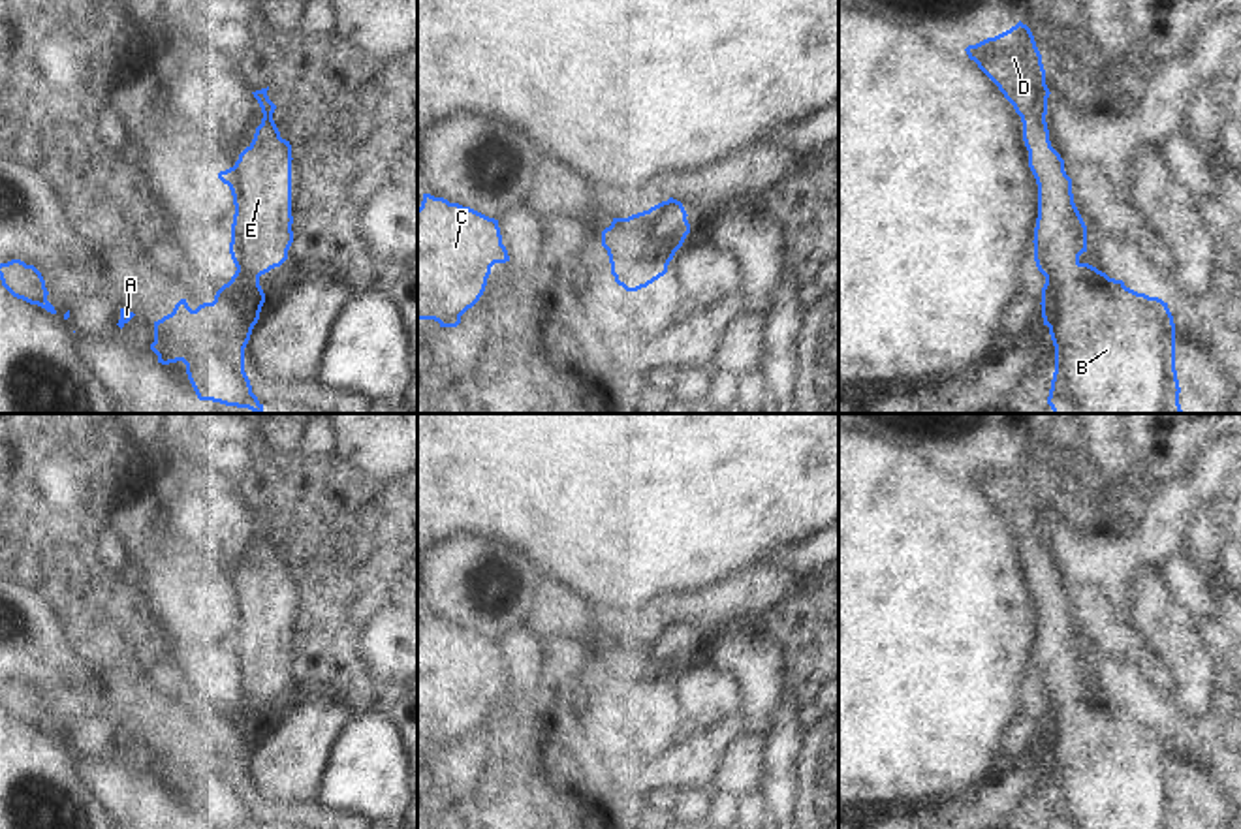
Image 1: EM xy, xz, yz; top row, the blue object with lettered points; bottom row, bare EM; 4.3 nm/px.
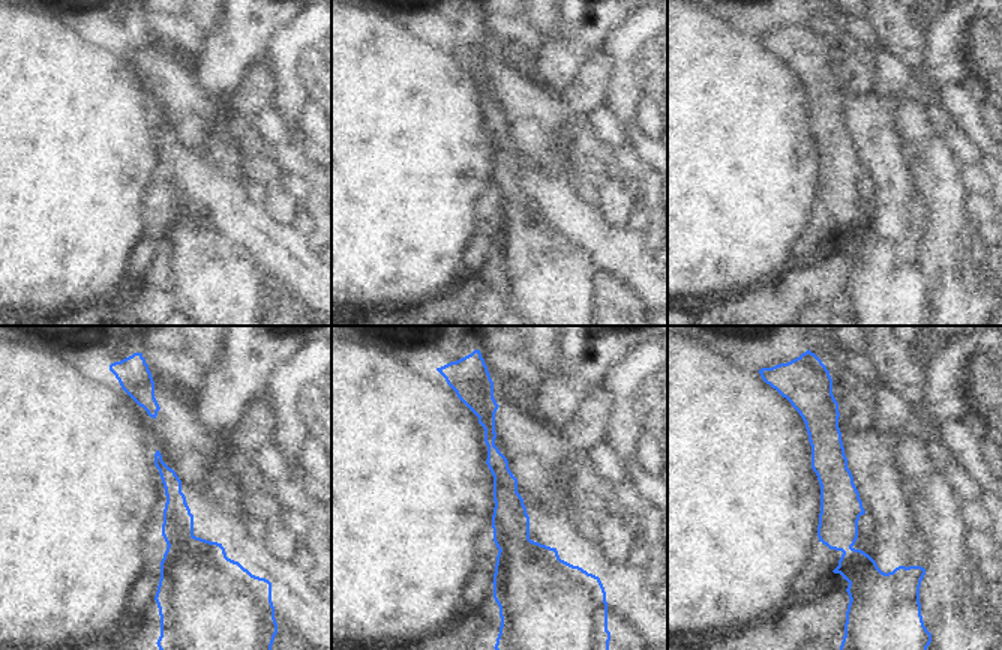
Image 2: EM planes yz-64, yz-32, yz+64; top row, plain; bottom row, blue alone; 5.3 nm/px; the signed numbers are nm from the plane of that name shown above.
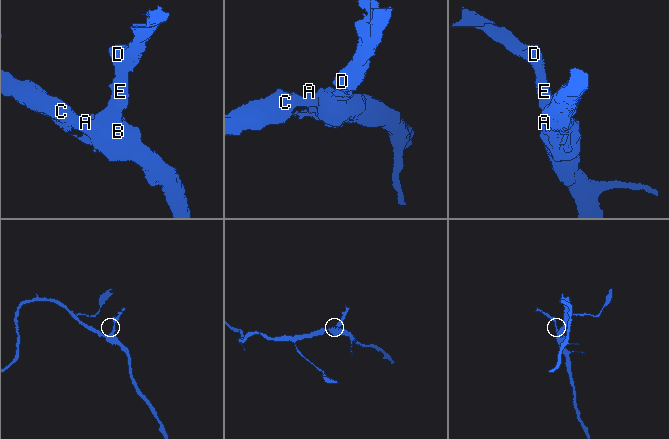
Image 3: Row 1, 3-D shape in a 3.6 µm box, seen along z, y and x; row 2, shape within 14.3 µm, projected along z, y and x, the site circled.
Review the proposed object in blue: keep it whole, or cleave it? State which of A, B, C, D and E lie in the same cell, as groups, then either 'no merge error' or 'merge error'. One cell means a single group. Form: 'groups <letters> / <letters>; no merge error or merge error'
groups A B C D E; no merge error

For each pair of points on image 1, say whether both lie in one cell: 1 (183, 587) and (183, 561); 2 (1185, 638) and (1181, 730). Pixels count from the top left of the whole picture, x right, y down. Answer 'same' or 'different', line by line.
1: same
2: same

